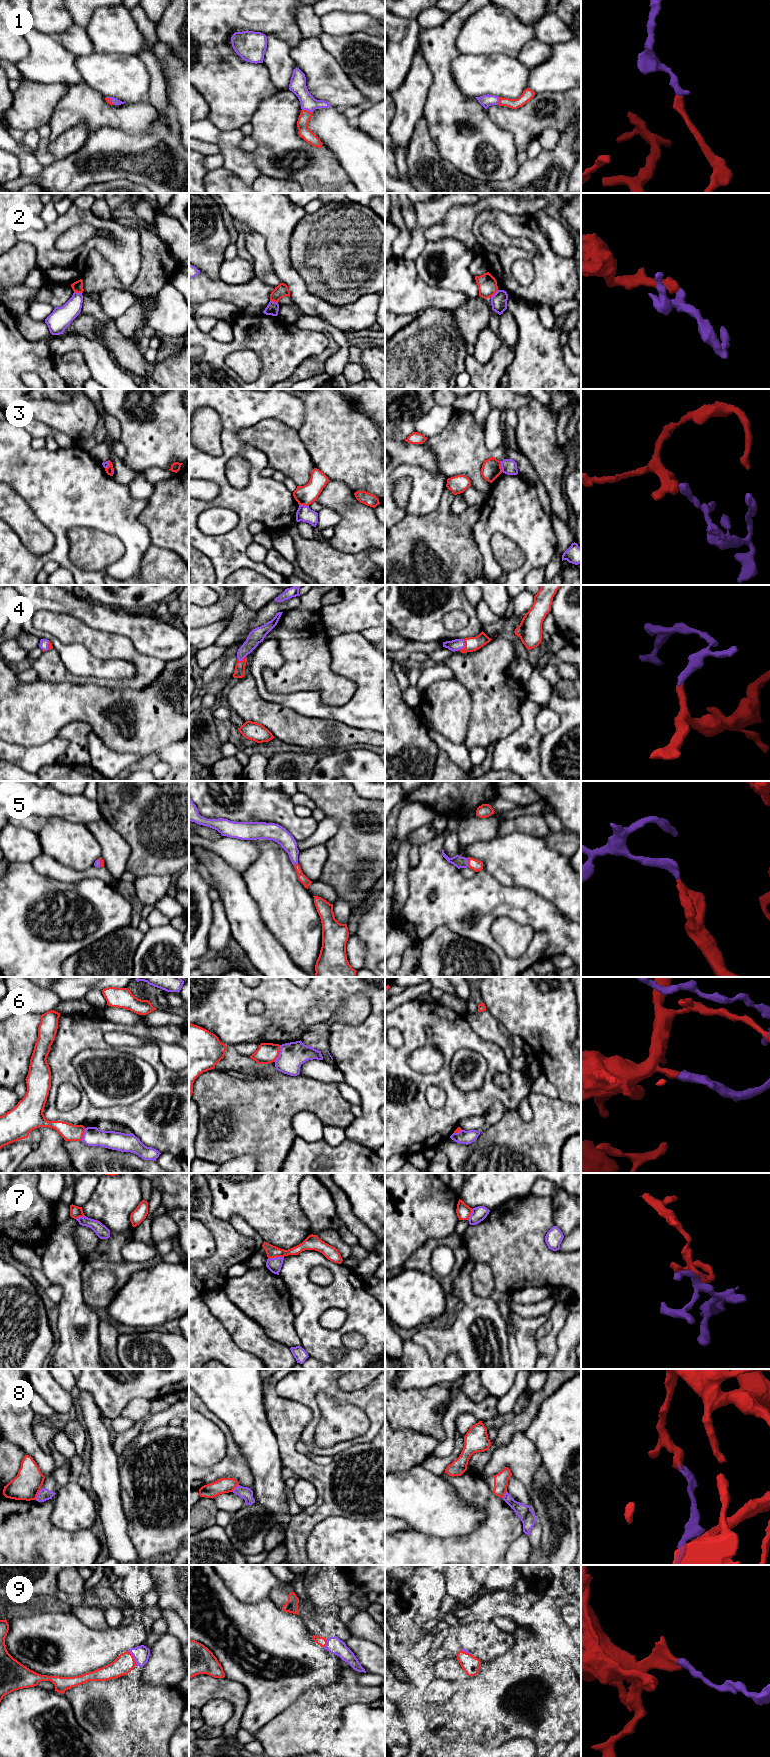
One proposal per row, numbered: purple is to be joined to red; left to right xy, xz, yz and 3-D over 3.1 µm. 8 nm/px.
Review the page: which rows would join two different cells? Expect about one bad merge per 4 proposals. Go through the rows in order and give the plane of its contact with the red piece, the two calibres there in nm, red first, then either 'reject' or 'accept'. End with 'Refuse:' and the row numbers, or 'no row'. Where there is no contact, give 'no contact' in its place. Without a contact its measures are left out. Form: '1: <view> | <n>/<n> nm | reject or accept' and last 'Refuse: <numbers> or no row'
1: xz | 100/130 nm | accept
2: xy | 90/170 nm | reject
3: yz | 160/120 nm | reject
4: yz | 110/90 nm | accept
5: yz | 90/100 nm | accept
6: xz | 160/220 nm | reject
7: xz | 100/110 nm | reject
8: xy | 220/100 nm | reject
9: xy | 160/130 nm | accept
Refuse: 2, 3, 6, 7, 8

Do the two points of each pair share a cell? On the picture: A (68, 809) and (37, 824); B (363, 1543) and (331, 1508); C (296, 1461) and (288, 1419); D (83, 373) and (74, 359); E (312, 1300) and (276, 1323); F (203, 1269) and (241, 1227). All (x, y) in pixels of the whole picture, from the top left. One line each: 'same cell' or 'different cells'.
A: different cells
B: different cells
C: same cell
D: same cell
E: different cells
F: different cells

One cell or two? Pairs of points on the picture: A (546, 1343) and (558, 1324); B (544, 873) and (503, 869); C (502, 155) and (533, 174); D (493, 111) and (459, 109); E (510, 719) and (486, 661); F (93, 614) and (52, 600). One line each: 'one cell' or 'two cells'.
A: one cell
B: one cell
C: two cells
D: two cells
E: one cell
F: one cell

